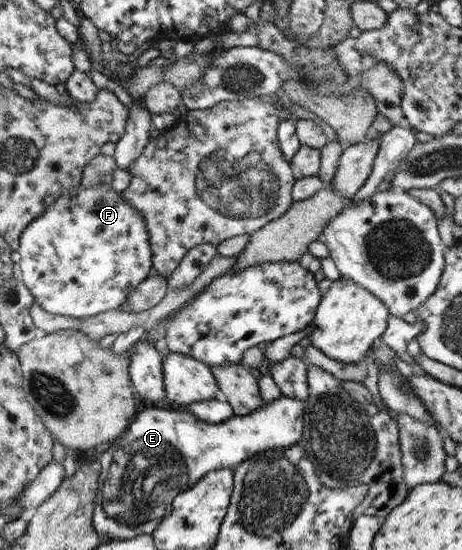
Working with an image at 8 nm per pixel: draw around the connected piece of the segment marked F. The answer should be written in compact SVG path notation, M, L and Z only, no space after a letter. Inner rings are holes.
M109 184L81 188L73 186L54 200L39 217L33 218L18 238L20 281L45 312L83 318L117 310L125 302L126 294L152 274L151 251L142 216L121 193L111 190Z

